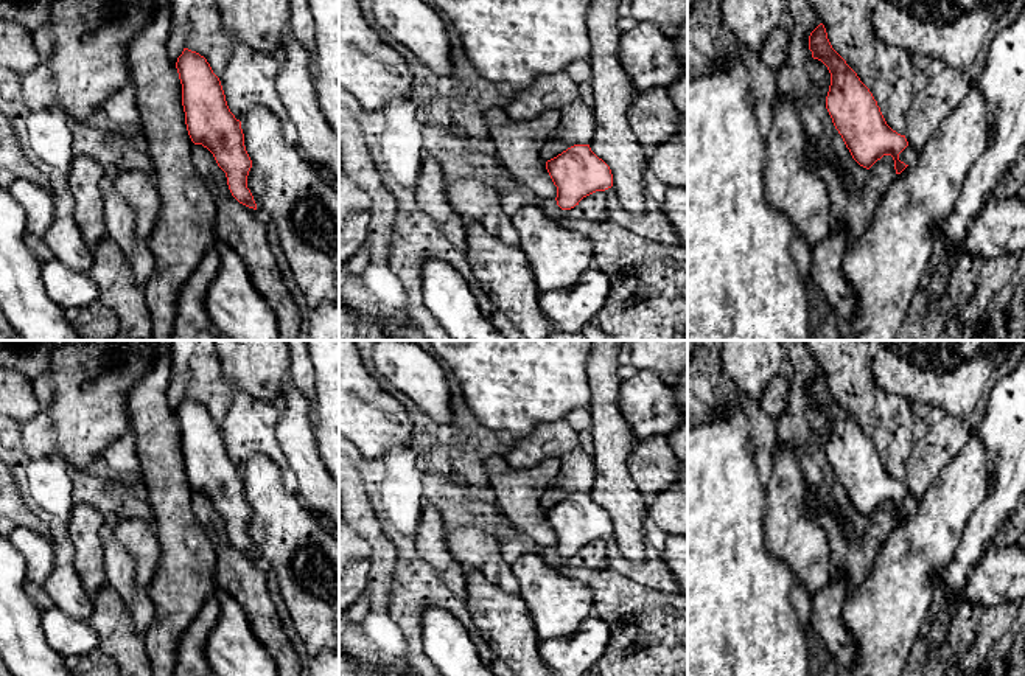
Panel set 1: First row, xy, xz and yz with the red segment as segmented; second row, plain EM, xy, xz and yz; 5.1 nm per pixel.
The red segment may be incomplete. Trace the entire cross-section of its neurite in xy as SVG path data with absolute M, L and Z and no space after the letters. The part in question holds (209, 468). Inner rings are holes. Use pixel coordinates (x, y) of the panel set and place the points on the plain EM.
M184 396L176 416L182 432L182 454L188 483L207 496L226 521L232 544L257 558L247 536L252 508L244 494L241 469L230 460L219 426L204 404Z

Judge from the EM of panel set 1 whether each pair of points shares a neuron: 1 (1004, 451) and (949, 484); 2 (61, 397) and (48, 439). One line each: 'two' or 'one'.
1: two
2: one

